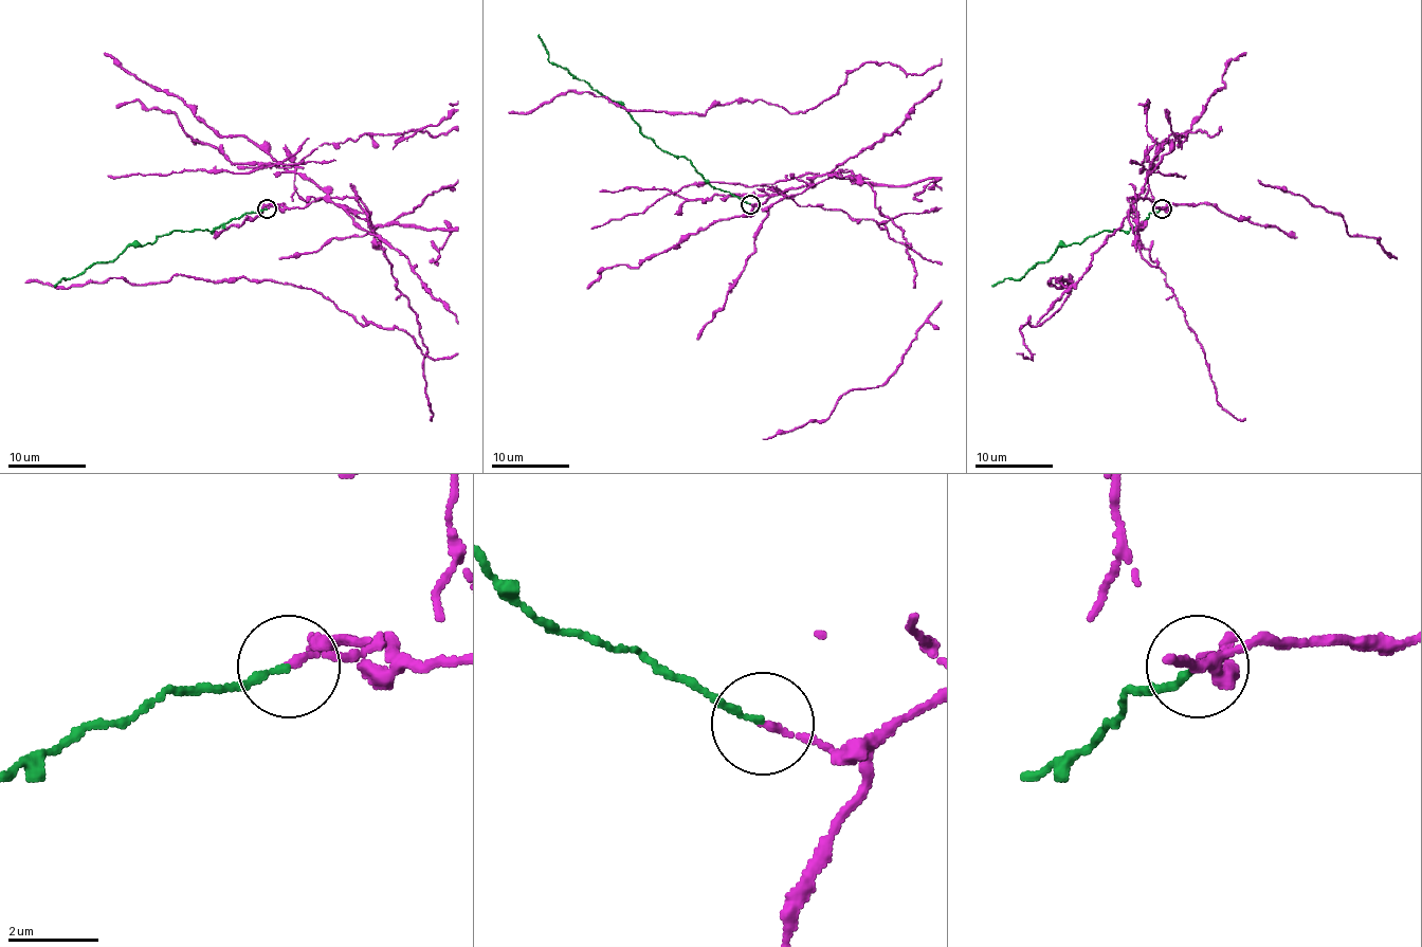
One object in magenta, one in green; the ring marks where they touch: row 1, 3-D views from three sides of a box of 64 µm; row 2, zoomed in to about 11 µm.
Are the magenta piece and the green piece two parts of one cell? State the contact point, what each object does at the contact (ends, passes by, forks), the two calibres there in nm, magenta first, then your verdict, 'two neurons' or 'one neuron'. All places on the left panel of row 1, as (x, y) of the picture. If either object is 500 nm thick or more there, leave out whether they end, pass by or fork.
place (267, 208); magenta ends; green ends; calibres 140 and 130 nm; two neurons

